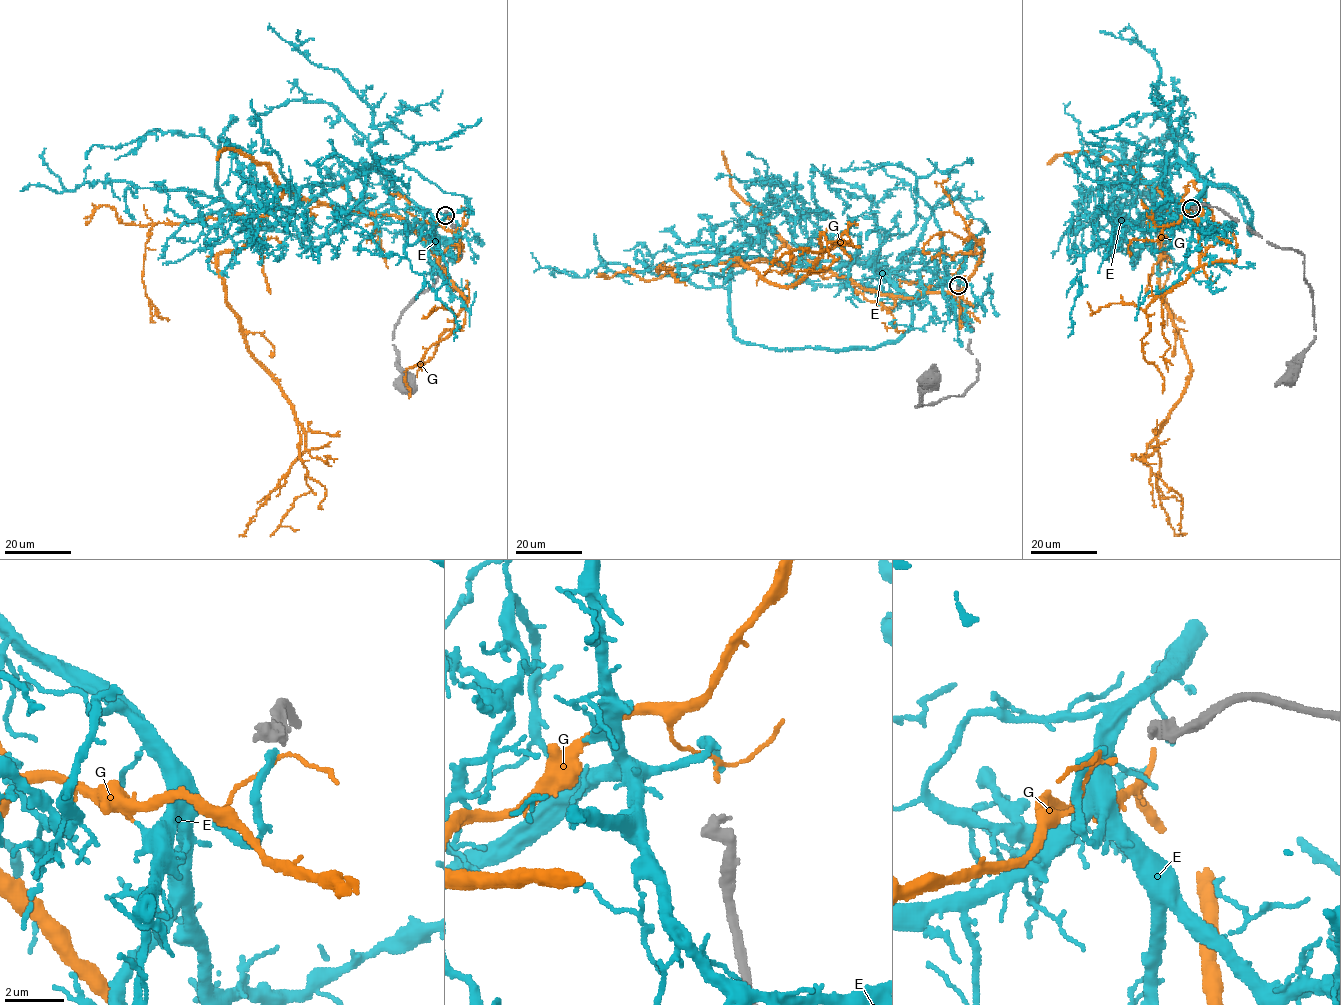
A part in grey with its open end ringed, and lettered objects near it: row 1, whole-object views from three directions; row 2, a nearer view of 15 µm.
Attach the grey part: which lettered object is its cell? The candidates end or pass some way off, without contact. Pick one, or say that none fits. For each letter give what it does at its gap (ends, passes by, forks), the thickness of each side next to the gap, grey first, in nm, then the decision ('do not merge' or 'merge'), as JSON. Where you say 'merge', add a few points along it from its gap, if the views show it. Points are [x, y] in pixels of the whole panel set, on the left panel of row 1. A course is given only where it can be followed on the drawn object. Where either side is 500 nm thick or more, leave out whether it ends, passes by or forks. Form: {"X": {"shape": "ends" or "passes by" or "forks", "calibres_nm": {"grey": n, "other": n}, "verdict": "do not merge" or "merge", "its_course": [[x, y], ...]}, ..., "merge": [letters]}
{"E": {"shape": "ends", "calibres_nm": {"grey": 480, "other": 240}, "verdict": "merge", "its_course": [[445, 216], [443, 227], [400, 190], [347, 225], [294, 236], [230, 208], [205, 137], [153, 129], [85, 158]]}, "G": {"shape": "passes by", "calibres_nm": {"grey": 480, "other": 110}, "verdict": "do not merge"}, "merge": ["E"]}

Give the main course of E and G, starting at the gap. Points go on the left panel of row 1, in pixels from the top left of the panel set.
E: (445, 216), (443, 227), (400, 190), (347, 225), (294, 236), (230, 208), (205, 137), (153, 129), (85, 158)
G: (445, 218), (412, 226), (286, 191), (217, 257), (247, 346), (297, 422), (310, 490), (280, 524), (298, 530)

